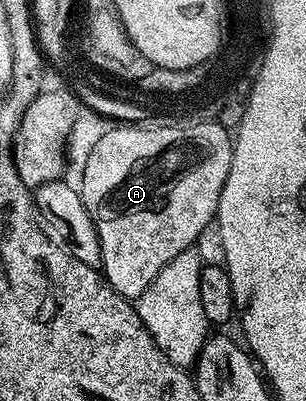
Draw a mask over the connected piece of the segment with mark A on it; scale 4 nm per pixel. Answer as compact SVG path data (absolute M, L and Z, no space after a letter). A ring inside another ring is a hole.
M126 123L113 127L117 128L103 133L94 142L81 172L79 191L99 234L100 271L119 295L133 302L151 286L155 274L159 274L175 254L194 247L205 227L214 223L219 194L223 194L227 170L231 170L234 137L219 124L167 126L162 123L158 128L145 128L149 126Z

